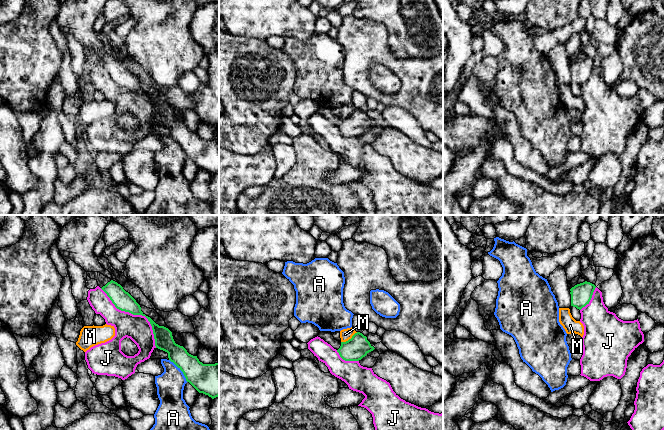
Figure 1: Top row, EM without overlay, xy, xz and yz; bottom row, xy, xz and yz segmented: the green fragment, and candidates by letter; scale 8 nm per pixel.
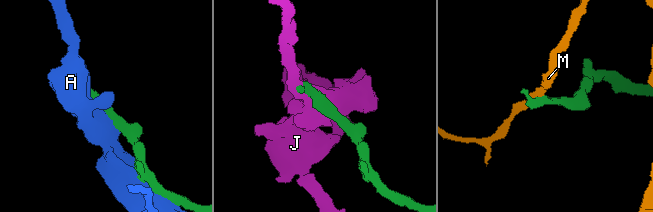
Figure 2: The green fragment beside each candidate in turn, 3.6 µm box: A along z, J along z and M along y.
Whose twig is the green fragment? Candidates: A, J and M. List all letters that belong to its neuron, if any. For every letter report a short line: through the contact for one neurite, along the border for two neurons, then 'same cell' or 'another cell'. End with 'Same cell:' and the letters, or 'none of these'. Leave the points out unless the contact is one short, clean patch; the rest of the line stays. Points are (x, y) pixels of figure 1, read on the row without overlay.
A: another cell
J: another cell
M: xz (357, 108), (341, 118) | another cell
Same cell: none of these

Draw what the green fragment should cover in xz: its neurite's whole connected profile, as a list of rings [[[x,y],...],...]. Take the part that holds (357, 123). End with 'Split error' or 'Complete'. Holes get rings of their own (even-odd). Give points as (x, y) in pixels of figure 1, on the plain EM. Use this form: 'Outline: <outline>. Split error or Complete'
Outline: [[[357,108],[348,117],[341,118],[337,128],[345,137],[359,137],[374,125],[367,113]]]. Complete

